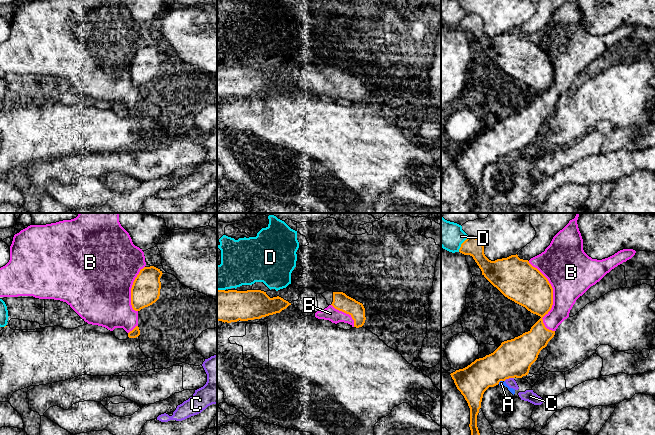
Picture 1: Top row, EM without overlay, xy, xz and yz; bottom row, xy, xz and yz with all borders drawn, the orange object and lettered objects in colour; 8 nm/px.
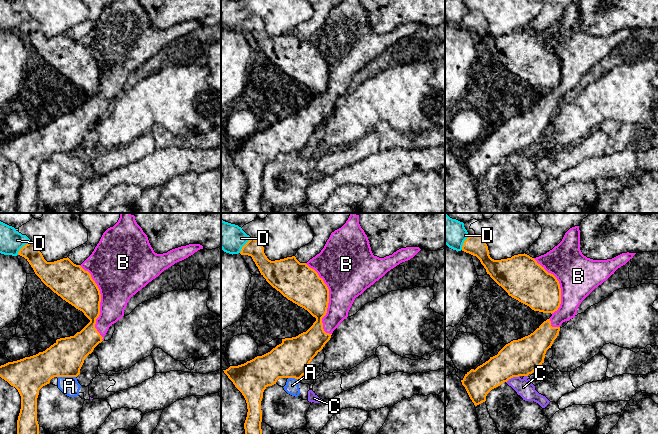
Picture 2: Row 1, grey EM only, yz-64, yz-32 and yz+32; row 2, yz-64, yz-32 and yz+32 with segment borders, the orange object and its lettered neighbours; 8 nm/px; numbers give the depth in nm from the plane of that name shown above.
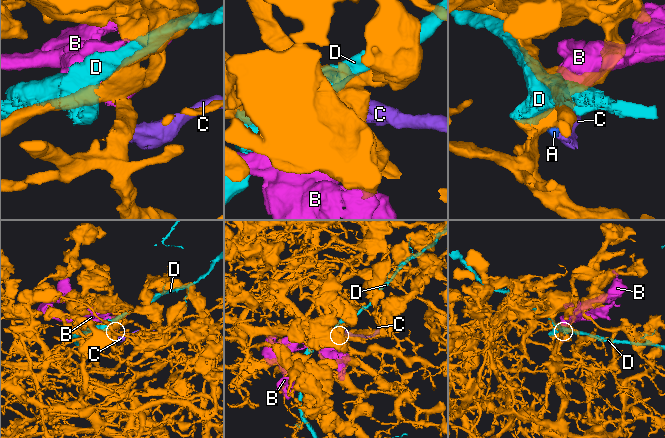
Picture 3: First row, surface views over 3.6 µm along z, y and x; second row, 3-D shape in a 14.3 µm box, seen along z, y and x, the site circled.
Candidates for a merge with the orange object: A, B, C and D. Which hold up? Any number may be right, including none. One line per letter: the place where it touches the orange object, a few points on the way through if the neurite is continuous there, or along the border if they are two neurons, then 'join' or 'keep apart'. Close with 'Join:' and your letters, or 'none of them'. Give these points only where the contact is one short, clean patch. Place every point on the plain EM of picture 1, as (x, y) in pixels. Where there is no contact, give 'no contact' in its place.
A: contact yz (500, 156); border yz (502, 156), (498, 159); keep apart
B: contact yz (552, 74); join
C: contact yz (508, 154); border yz (513, 153), (504, 156); keep apart
D: contact yz (461, 20); keep apart
Join: B

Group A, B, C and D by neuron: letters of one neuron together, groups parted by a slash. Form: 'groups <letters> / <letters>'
groups A C / B / D

